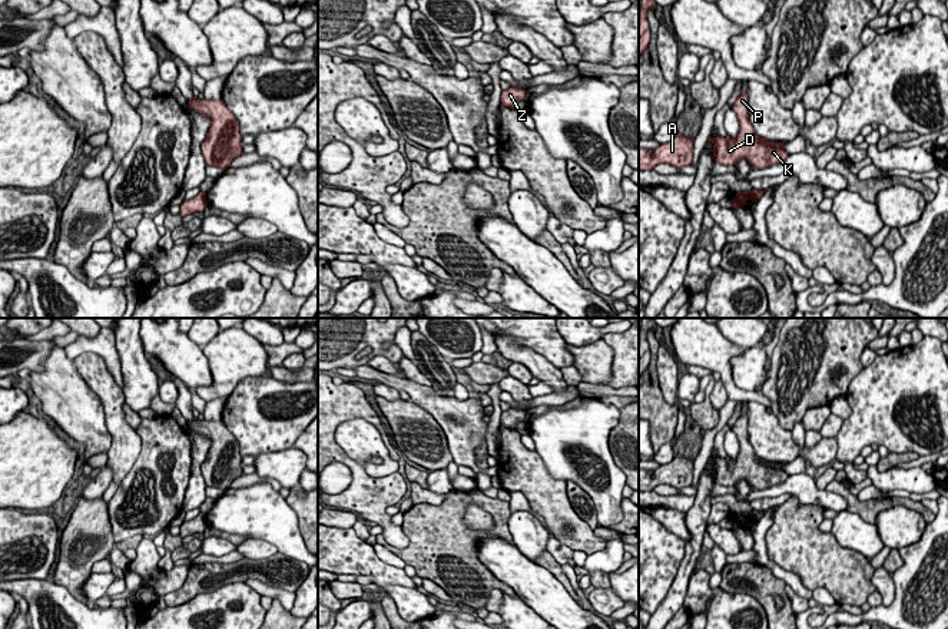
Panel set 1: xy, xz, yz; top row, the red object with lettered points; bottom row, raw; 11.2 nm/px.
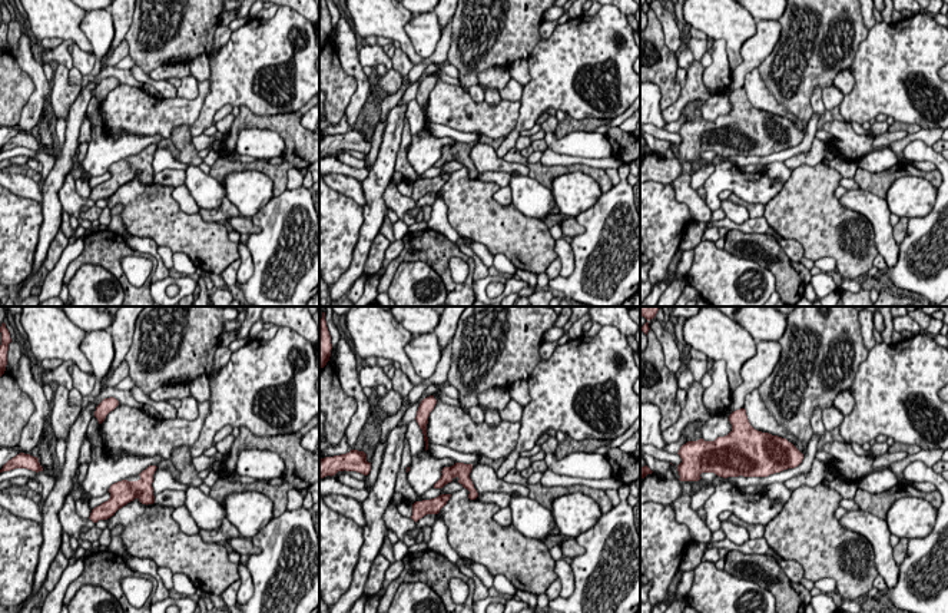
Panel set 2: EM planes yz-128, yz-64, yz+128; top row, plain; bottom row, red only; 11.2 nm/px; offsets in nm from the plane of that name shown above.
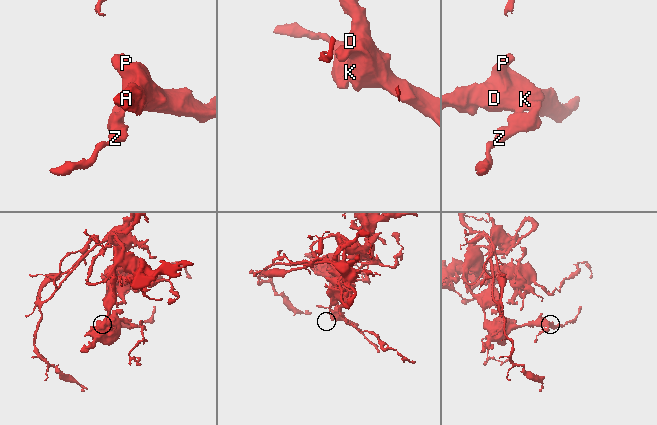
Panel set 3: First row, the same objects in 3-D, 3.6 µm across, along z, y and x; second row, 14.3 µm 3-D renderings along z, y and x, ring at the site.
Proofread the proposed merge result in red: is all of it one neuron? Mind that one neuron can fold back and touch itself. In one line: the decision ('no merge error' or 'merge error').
no merge error

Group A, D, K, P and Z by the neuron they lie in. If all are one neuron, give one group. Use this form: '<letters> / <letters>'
A D K P Z

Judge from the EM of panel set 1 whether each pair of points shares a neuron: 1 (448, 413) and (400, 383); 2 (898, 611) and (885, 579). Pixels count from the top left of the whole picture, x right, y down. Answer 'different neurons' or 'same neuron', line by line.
1: same neuron
2: different neurons

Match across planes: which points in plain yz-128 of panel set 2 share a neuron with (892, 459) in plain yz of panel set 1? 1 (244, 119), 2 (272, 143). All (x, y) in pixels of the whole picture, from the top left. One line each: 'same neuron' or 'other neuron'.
1: same neuron
2: other neuron

